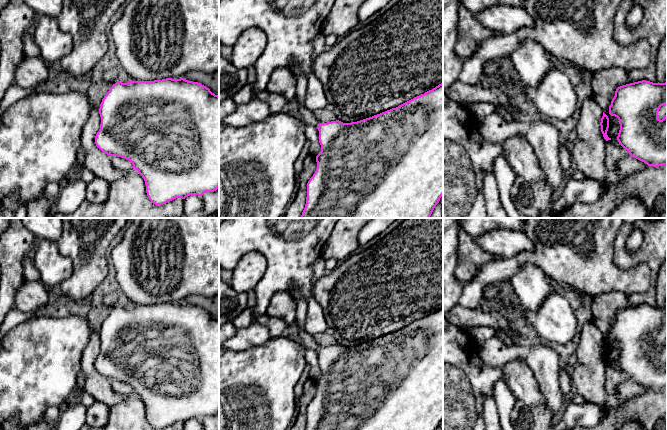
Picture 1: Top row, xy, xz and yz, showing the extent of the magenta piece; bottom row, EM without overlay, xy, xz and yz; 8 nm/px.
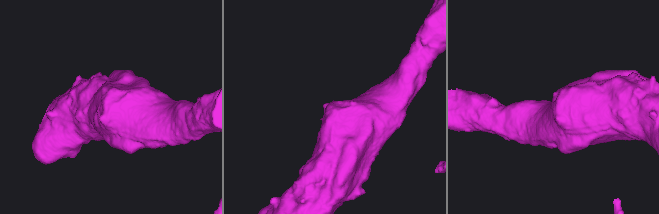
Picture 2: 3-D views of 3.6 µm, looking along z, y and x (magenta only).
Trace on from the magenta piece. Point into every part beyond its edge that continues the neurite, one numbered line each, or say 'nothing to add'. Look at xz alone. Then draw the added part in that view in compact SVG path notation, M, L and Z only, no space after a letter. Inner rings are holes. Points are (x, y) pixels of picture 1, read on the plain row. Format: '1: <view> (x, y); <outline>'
1: xz (308, 341); M299 330L299 336L302 340L301 343L307 350L314 350L316 352L319 350L320 346L316 343L313 335L308 334L304 330Z

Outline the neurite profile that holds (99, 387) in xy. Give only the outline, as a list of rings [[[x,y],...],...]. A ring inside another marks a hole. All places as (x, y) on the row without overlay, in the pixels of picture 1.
[[[91,327],[89,342],[82,354],[81,370],[85,374],[84,389],[96,401],[102,402],[109,406],[120,403],[129,396],[138,397],[137,394],[119,395],[111,388],[111,380],[102,376],[95,368],[95,360],[100,353],[101,341],[99,335]]]

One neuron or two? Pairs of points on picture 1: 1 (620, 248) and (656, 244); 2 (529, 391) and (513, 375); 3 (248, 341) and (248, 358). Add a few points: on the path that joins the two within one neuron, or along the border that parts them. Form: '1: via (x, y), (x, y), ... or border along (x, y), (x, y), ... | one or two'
1: via (629, 256), (643, 256), (647, 253) | one
2: via (525, 387), (517, 379) | one
3: border along (270, 339), (259, 345), (240, 350), (229, 349) | two

